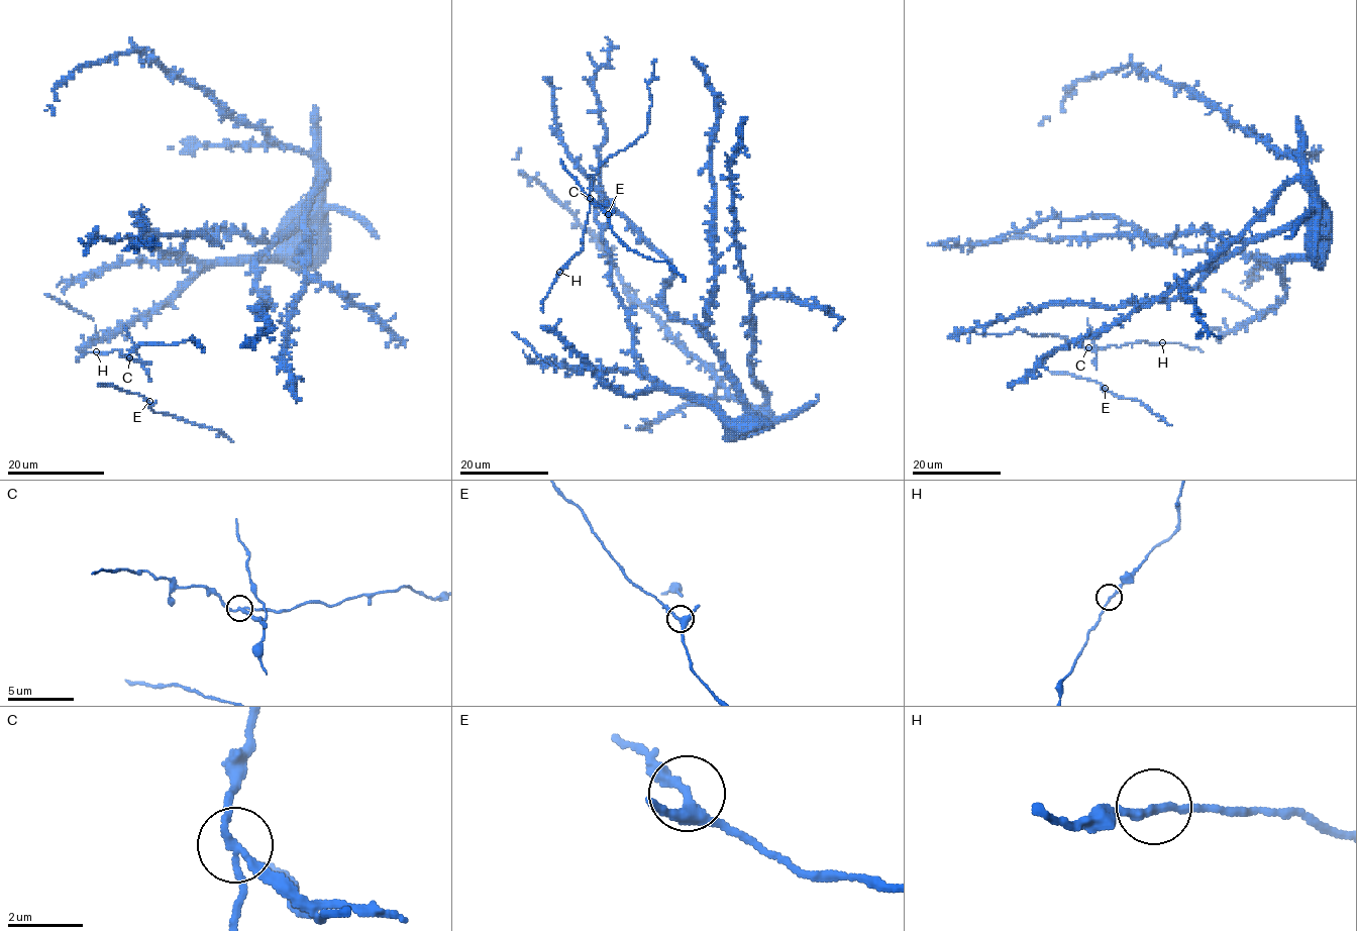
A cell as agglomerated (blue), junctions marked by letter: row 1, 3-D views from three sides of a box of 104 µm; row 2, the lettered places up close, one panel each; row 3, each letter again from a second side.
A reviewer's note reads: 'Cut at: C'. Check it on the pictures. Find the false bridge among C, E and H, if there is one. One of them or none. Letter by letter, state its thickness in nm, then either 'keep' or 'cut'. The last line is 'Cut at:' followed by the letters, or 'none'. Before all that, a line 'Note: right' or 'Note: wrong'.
Note: right
C: 200 nm | cut
E: 260 nm | keep
H: 200 nm | keep
Cut at: C

